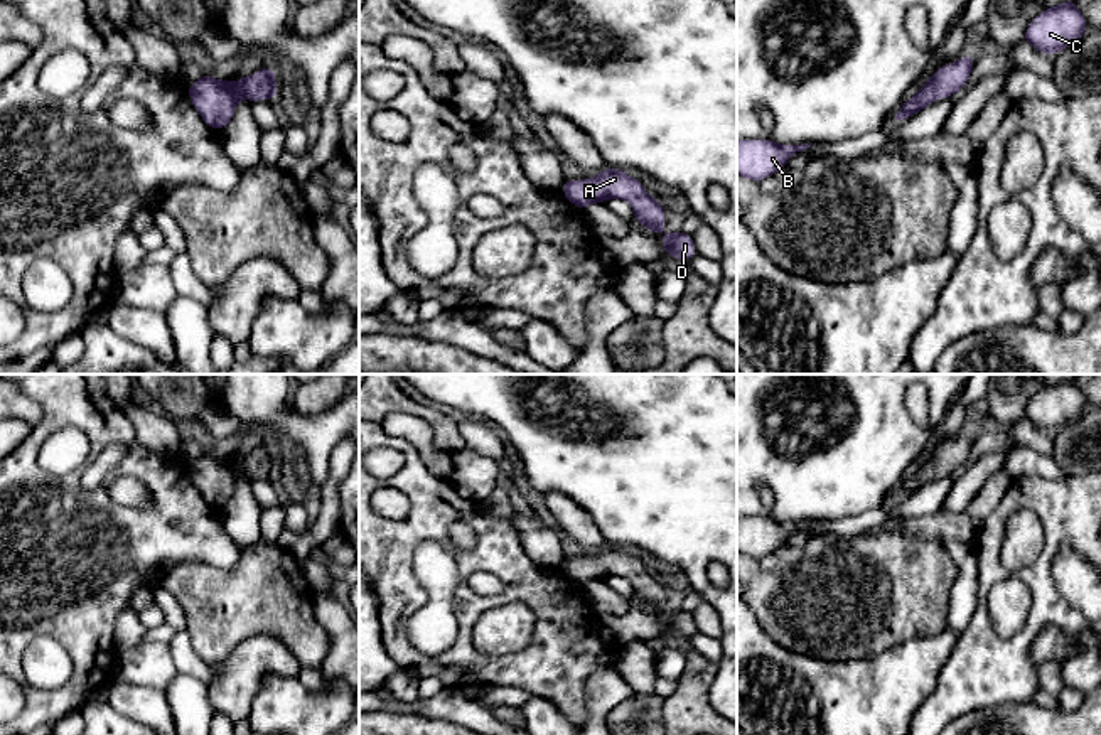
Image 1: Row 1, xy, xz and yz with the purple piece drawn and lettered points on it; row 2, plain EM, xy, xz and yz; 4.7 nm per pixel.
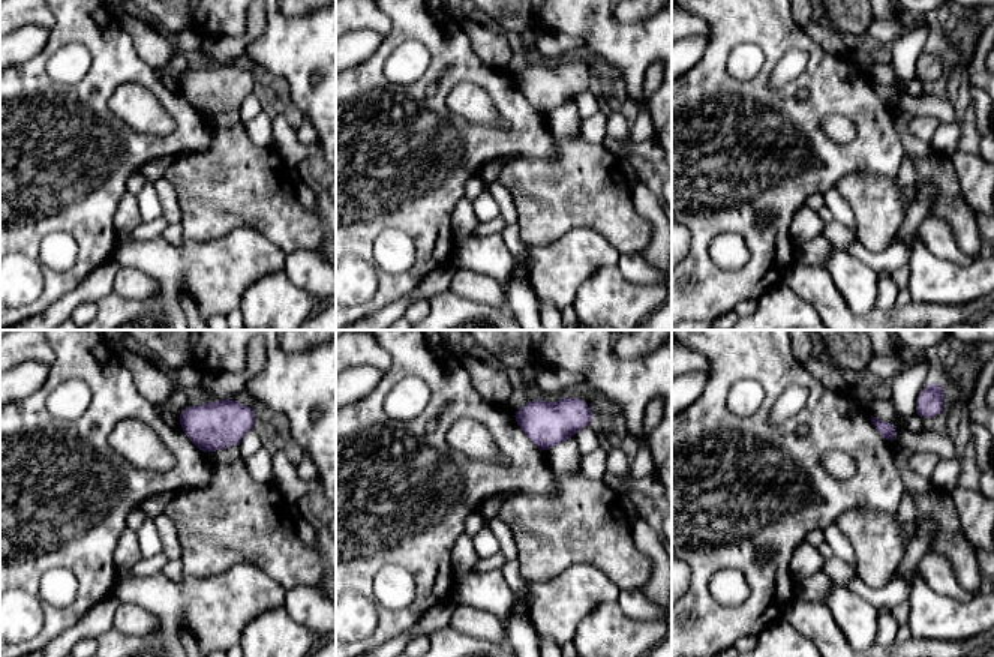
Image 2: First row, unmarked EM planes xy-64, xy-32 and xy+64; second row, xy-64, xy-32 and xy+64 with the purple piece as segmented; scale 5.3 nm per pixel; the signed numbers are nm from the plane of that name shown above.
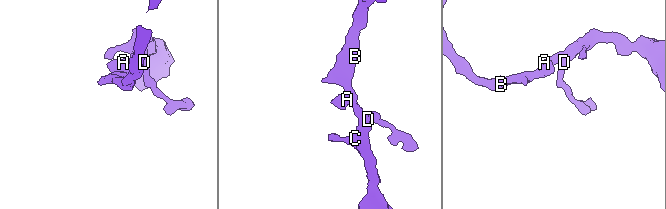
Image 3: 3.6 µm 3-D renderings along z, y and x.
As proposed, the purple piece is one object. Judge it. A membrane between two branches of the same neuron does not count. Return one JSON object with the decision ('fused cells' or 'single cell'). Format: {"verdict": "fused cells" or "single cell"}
{"verdict": "single cell"}

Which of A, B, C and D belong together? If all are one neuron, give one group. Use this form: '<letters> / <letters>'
A B C D

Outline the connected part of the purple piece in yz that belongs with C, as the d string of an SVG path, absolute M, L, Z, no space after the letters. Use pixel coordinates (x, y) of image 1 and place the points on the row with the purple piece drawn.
M1074 0L1050 7L1039 13L1027 27L1023 42L1039 52L1054 56L1079 40L1088 25Z

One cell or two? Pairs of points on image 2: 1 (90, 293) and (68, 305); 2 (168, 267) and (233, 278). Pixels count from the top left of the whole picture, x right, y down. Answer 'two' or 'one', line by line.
1: one
2: one

